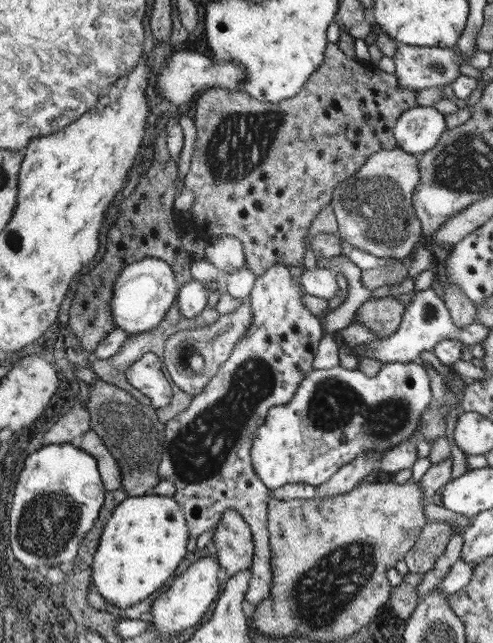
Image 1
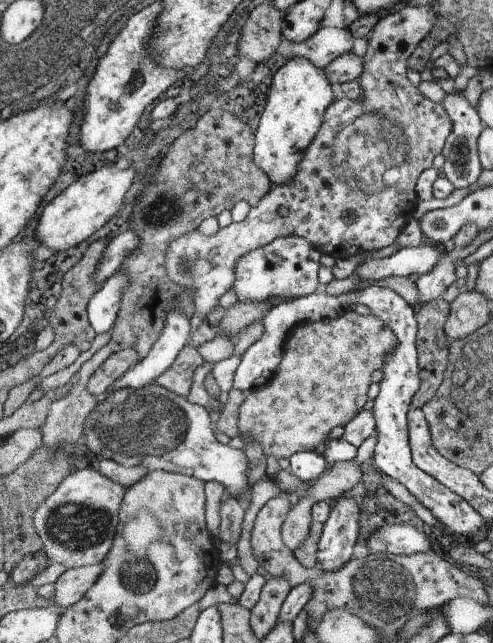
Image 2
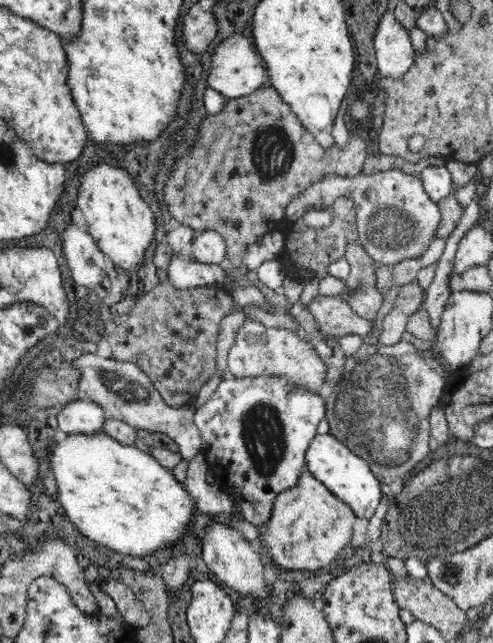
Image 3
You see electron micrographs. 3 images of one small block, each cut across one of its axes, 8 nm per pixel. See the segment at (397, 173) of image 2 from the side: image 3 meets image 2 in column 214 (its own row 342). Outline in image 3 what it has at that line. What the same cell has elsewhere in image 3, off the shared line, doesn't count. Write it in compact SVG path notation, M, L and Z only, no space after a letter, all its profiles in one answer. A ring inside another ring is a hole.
M246 318L244 326L238 330L236 340L228 352L228 374L240 380L260 376L286 378L294 388L308 390L312 396L320 396L320 388L326 382L326 366L300 332L296 334L282 328L266 328L264 324L250 318Z

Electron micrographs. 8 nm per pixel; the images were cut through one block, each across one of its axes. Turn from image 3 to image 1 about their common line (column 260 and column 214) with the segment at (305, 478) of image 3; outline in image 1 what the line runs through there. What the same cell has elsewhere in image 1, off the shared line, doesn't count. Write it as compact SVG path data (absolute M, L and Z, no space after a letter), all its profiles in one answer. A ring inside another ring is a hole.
M223 512L219 524L213 528L213 554L219 556L219 566L229 574L247 570L253 564L255 542L249 524L243 520L241 512Z

